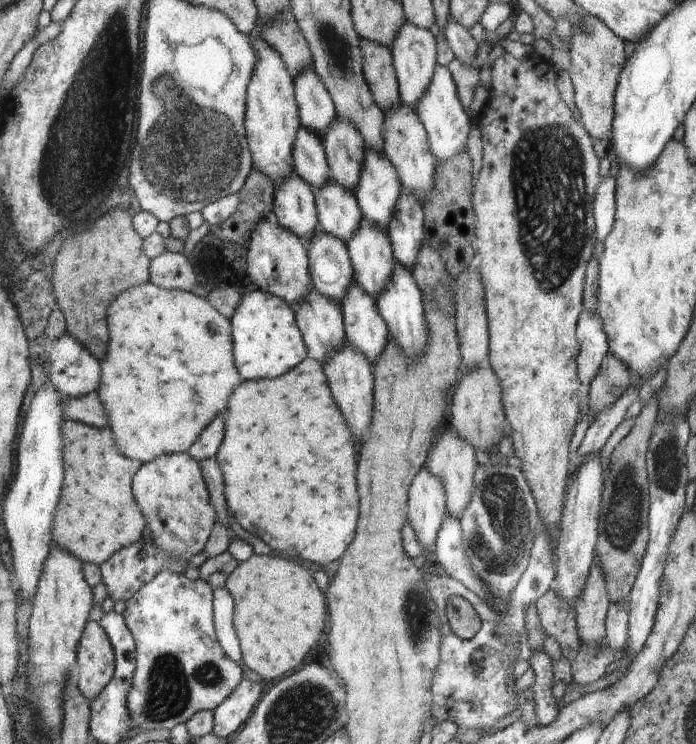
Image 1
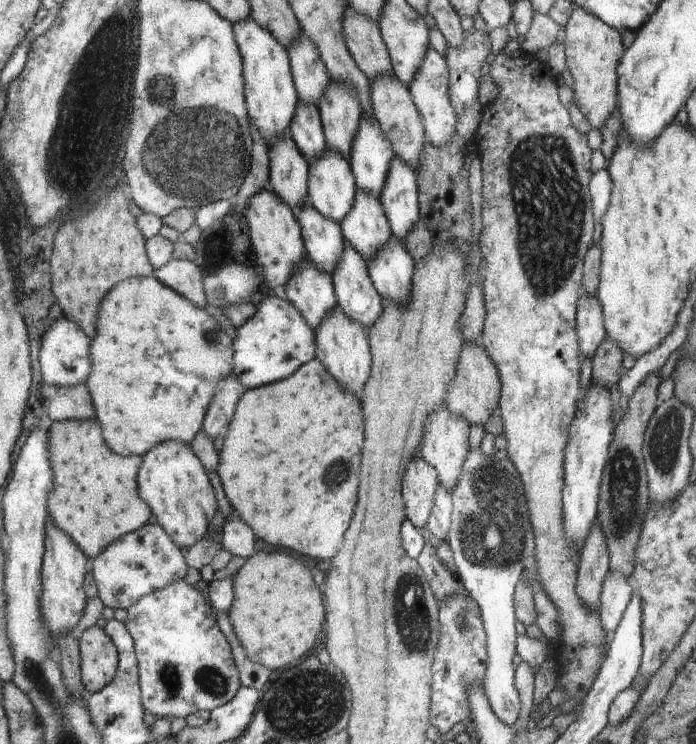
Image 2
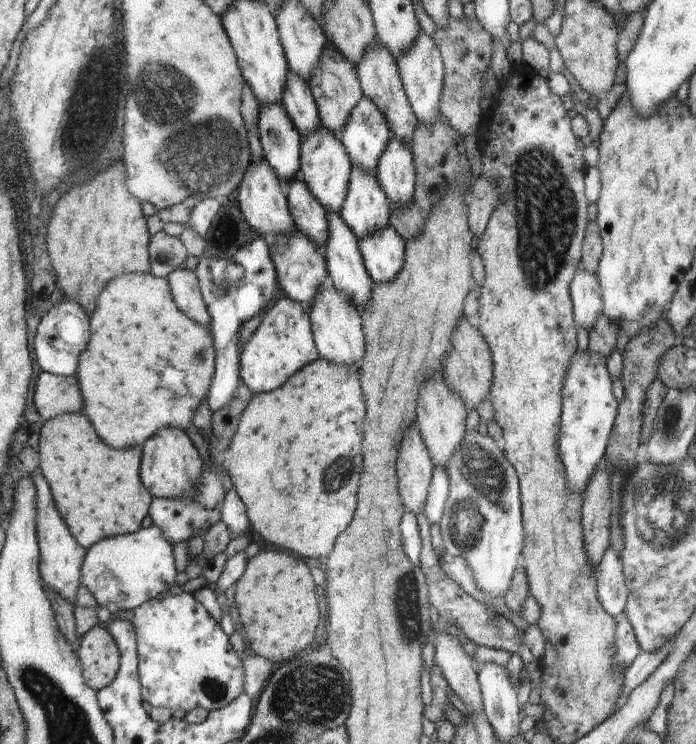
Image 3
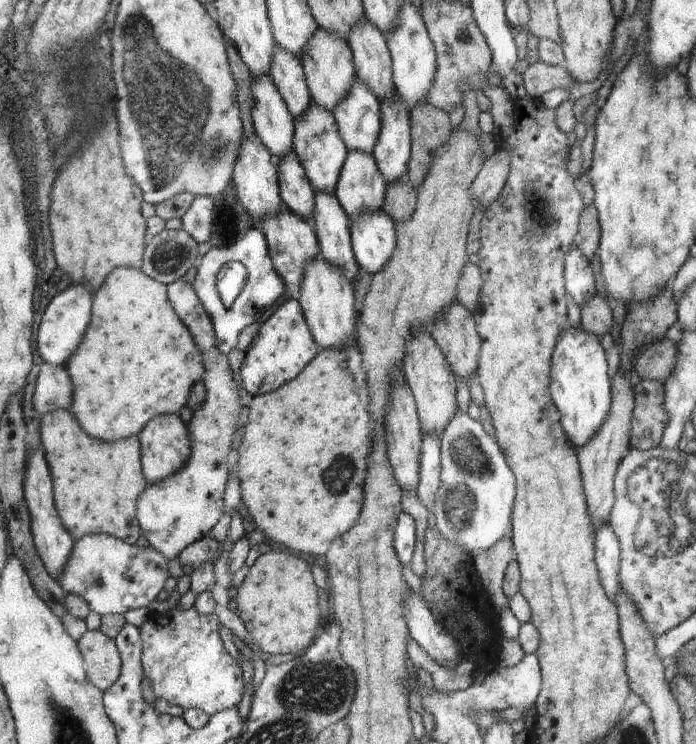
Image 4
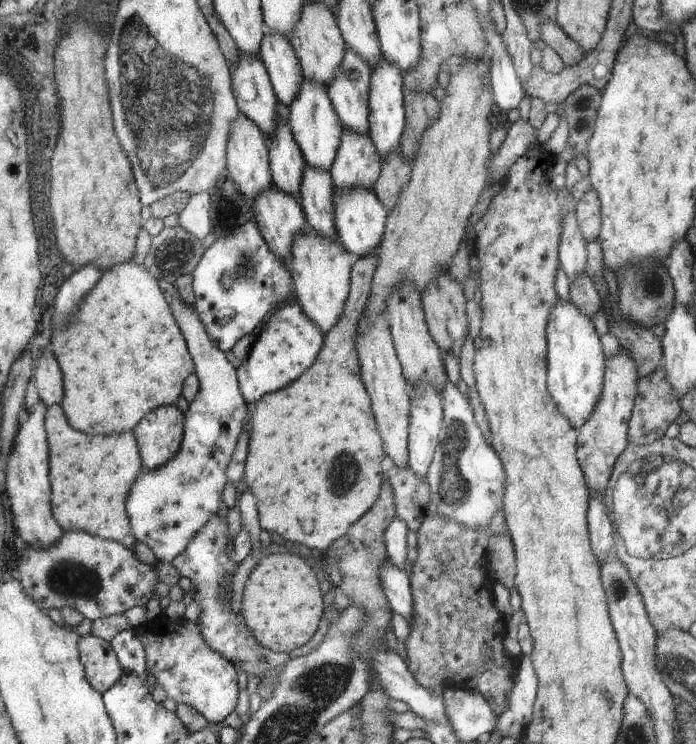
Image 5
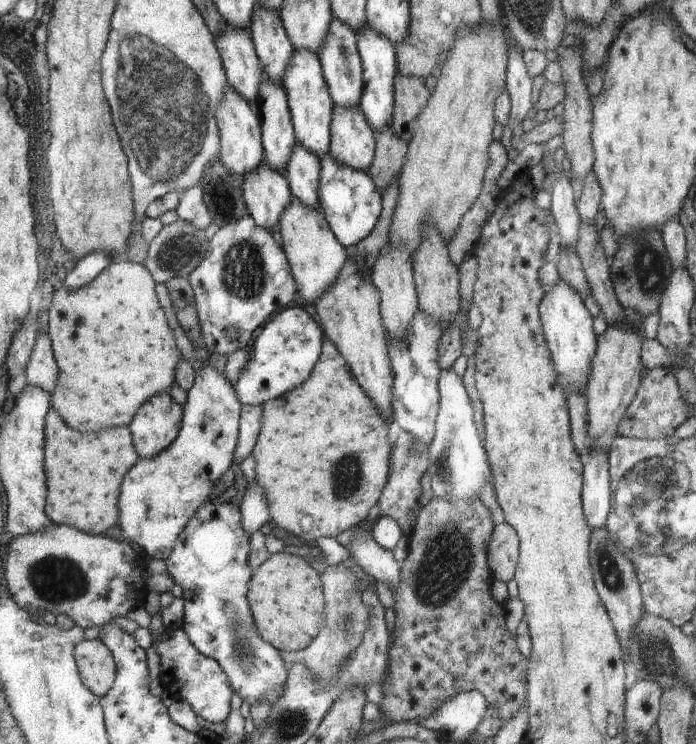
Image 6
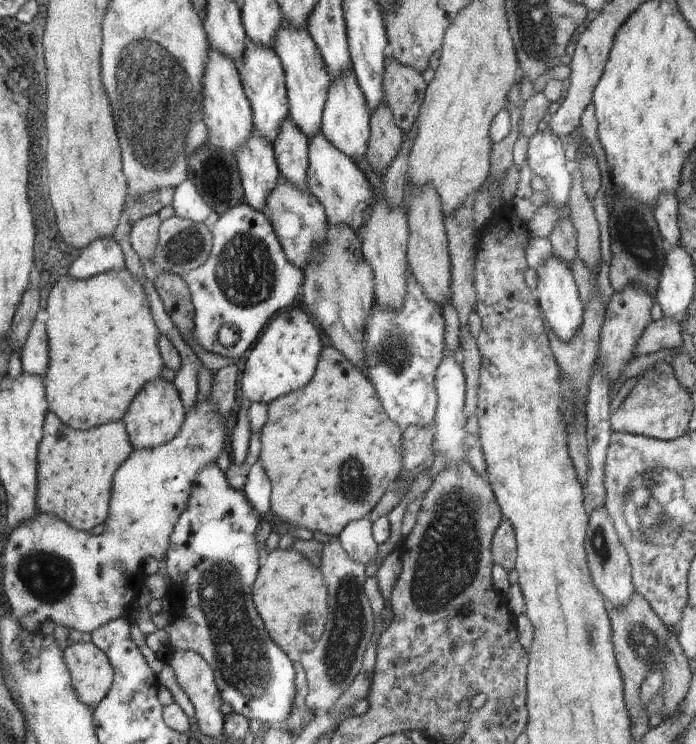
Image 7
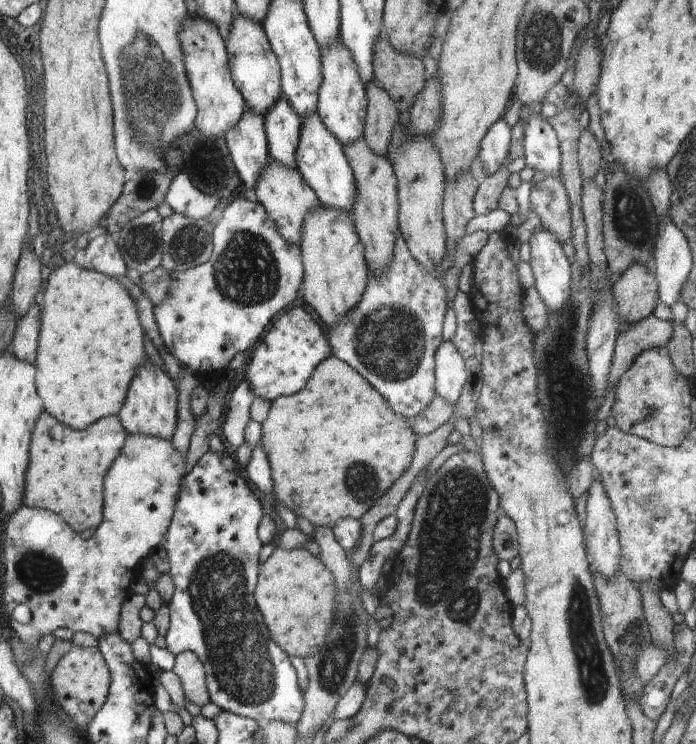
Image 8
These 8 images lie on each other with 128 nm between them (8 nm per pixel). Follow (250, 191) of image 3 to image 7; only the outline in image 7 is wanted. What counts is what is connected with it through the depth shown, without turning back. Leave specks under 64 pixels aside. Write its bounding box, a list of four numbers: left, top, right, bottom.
[208,45,255,152]

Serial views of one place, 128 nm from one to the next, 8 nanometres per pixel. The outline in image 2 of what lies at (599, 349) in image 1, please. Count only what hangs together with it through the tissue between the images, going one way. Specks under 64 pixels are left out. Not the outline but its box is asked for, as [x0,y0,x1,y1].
[575,291,607,358]

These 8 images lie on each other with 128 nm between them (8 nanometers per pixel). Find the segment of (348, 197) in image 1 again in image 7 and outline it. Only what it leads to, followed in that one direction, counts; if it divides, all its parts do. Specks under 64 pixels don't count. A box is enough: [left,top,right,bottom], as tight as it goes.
[272,22,331,138]

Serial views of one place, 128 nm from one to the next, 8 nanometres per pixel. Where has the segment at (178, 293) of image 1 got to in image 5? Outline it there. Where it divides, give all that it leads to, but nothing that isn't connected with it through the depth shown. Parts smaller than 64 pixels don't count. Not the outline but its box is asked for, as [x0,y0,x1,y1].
[50,261,195,435]

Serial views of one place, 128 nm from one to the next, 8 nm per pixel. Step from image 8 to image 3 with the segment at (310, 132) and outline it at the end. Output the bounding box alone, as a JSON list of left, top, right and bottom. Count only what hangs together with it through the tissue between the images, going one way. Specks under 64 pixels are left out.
[359,223,406,284]

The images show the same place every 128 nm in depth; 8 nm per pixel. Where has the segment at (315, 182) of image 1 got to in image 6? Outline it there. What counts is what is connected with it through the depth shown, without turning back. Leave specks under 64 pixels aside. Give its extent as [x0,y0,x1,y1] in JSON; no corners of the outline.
[250,6,295,86]

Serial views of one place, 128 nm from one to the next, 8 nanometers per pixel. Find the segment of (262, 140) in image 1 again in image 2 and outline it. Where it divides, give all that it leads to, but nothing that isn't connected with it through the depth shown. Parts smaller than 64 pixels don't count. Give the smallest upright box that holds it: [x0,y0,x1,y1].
[236,17,299,144]

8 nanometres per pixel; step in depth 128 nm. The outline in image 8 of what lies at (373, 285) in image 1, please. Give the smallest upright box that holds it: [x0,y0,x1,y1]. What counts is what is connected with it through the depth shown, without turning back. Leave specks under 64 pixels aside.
[317,37,368,146]

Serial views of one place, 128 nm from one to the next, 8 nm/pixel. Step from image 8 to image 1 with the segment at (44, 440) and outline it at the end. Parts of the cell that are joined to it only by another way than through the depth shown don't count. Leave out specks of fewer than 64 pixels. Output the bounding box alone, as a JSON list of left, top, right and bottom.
[54,419,146,566]

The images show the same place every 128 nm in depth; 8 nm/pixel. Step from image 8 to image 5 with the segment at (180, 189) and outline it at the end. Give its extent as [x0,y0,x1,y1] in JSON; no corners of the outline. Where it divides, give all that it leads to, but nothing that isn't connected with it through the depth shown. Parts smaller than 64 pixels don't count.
[179,192,211,240]

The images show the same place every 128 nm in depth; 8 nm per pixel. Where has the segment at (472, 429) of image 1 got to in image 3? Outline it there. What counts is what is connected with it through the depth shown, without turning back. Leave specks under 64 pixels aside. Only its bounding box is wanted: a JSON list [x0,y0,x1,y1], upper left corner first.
[442,316,492,410]

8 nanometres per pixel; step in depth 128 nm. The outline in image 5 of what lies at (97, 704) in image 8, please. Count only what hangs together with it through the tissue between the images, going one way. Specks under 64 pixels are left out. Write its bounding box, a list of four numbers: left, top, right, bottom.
[78,635,124,693]

